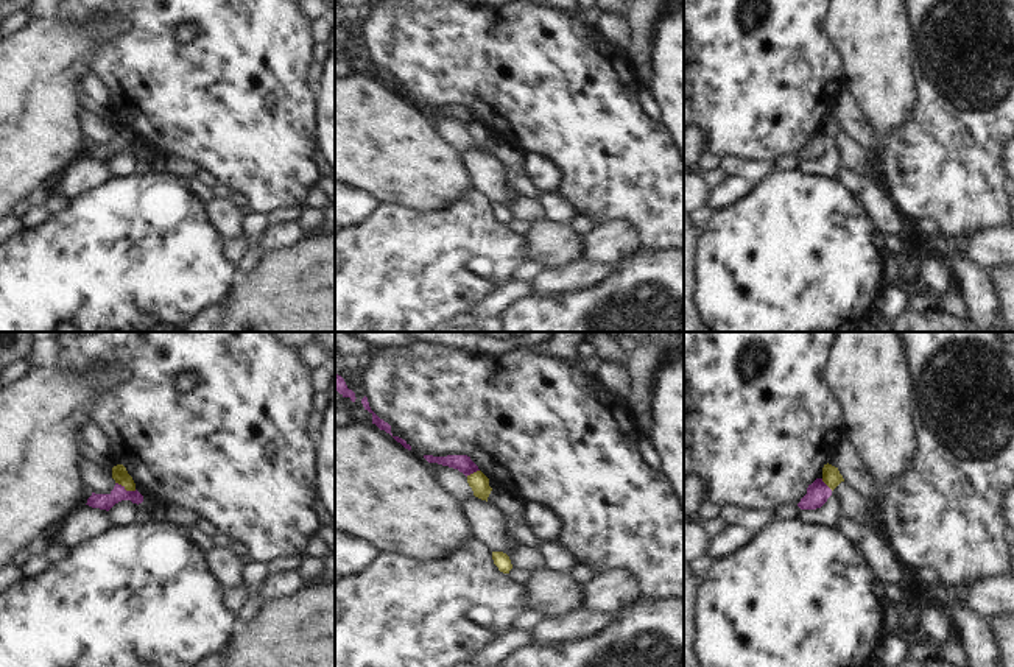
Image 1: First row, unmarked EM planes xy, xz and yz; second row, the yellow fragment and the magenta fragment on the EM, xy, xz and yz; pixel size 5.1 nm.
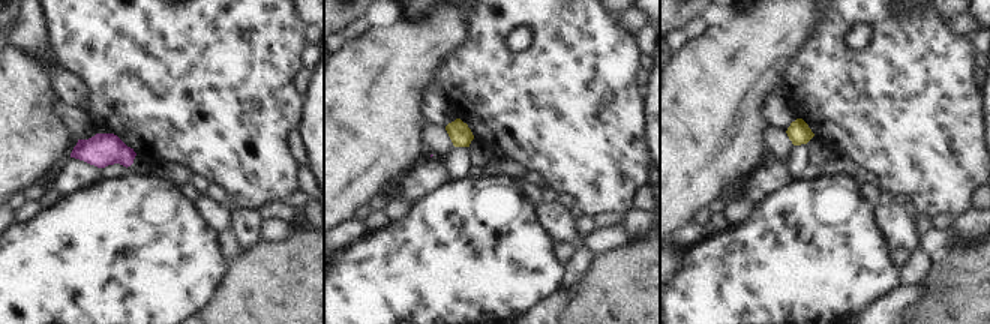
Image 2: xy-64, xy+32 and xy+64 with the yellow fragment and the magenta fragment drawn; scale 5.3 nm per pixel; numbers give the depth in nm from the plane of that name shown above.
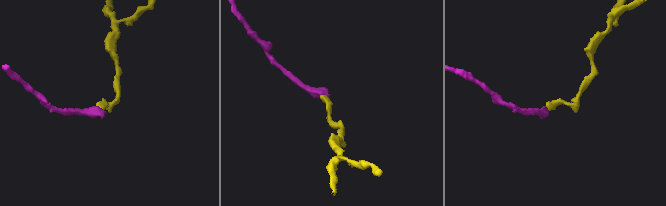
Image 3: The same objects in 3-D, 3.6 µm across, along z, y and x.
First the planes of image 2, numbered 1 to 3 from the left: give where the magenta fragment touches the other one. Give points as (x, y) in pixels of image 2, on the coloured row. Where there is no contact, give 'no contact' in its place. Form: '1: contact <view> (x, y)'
1: no contact
2: no contact
3: no contact

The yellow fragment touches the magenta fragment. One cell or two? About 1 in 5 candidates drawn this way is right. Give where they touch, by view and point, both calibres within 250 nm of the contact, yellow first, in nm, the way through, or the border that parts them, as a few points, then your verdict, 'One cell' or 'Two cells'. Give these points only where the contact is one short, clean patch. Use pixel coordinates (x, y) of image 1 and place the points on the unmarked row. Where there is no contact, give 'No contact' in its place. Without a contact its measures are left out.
Touches yellow at xy (126, 141). Thickness 80 nm (yellow) against 80 nm. Boundary: xy (116, 133), (126, 141), (136, 141). Two cells.

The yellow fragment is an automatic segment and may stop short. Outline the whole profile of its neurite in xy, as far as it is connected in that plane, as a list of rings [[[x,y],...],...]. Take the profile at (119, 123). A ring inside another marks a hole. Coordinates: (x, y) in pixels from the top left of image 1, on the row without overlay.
[[[117,115],[112,118],[112,129],[126,142],[136,142],[136,134],[123,115]]]

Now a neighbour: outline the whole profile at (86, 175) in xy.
[[[83,156],[56,181],[55,185],[61,187],[62,195],[73,201],[106,185],[112,178],[112,171],[106,161]]]

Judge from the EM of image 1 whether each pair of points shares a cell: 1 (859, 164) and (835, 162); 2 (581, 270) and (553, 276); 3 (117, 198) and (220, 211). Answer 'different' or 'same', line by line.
1: different
2: same
3: different

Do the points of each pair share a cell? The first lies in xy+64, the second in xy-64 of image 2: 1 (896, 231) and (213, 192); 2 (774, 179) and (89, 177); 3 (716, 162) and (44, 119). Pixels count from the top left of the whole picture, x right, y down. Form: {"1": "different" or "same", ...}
{"1": "different", "2": "same", "3": "same"}

